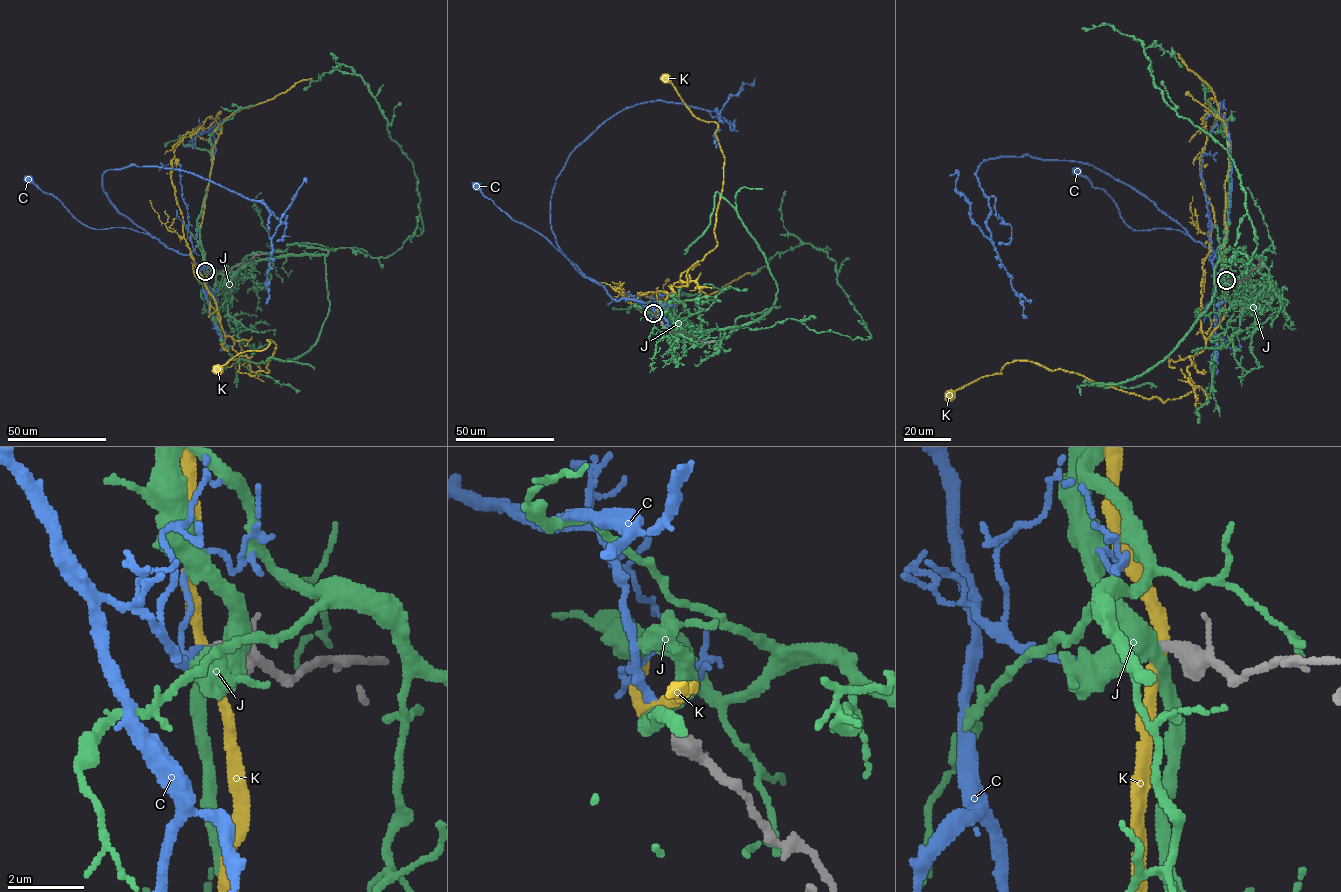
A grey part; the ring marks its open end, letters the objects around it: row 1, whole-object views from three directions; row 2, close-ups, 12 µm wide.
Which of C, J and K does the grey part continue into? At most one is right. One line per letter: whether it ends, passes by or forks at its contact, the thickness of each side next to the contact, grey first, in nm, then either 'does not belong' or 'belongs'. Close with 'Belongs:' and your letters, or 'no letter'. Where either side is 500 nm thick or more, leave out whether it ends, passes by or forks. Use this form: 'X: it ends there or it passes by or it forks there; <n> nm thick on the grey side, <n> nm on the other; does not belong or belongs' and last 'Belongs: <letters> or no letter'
C: it passes by; 260 nm thick on the grey side, 170 nm on the other; belongs
J: it passes by; 360 nm thick on the grey side, 400 nm on the other; does not belong
K: it passes by; 320 nm thick on the grey side, 320 nm on the other; does not belong
Belongs: C

